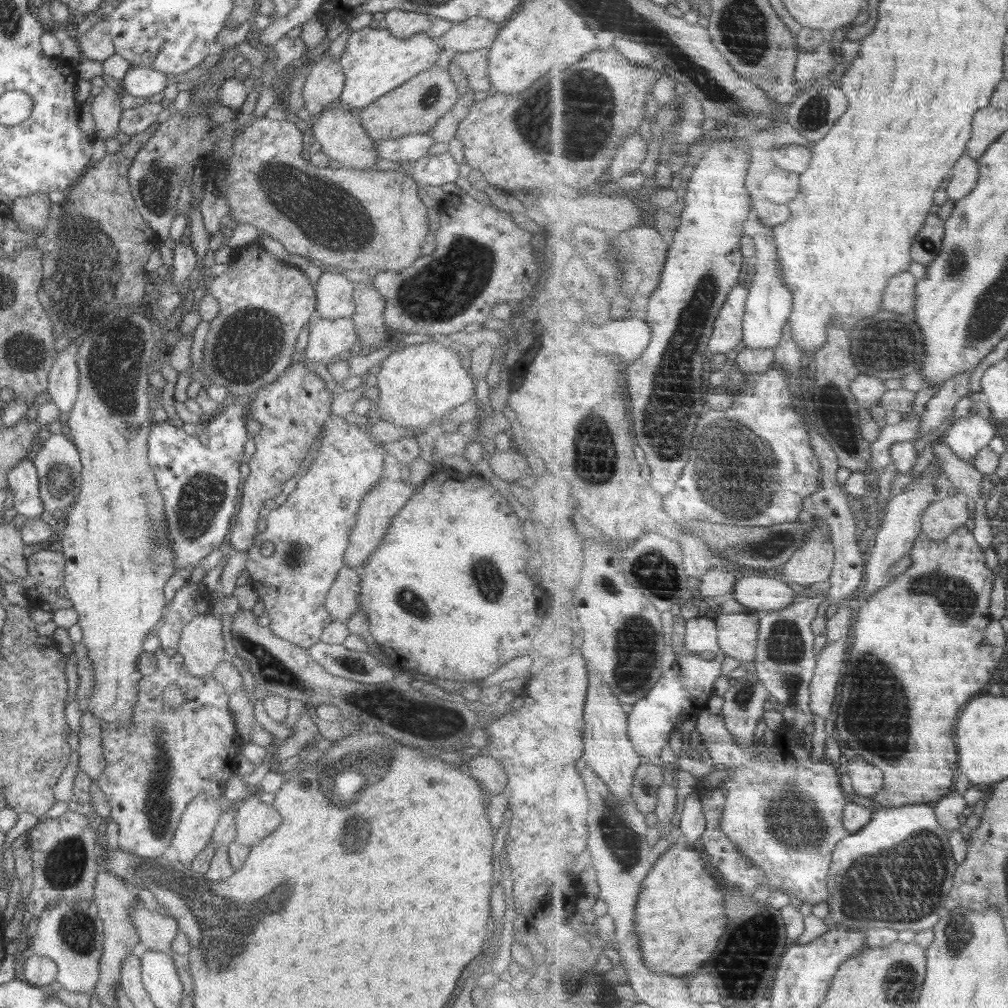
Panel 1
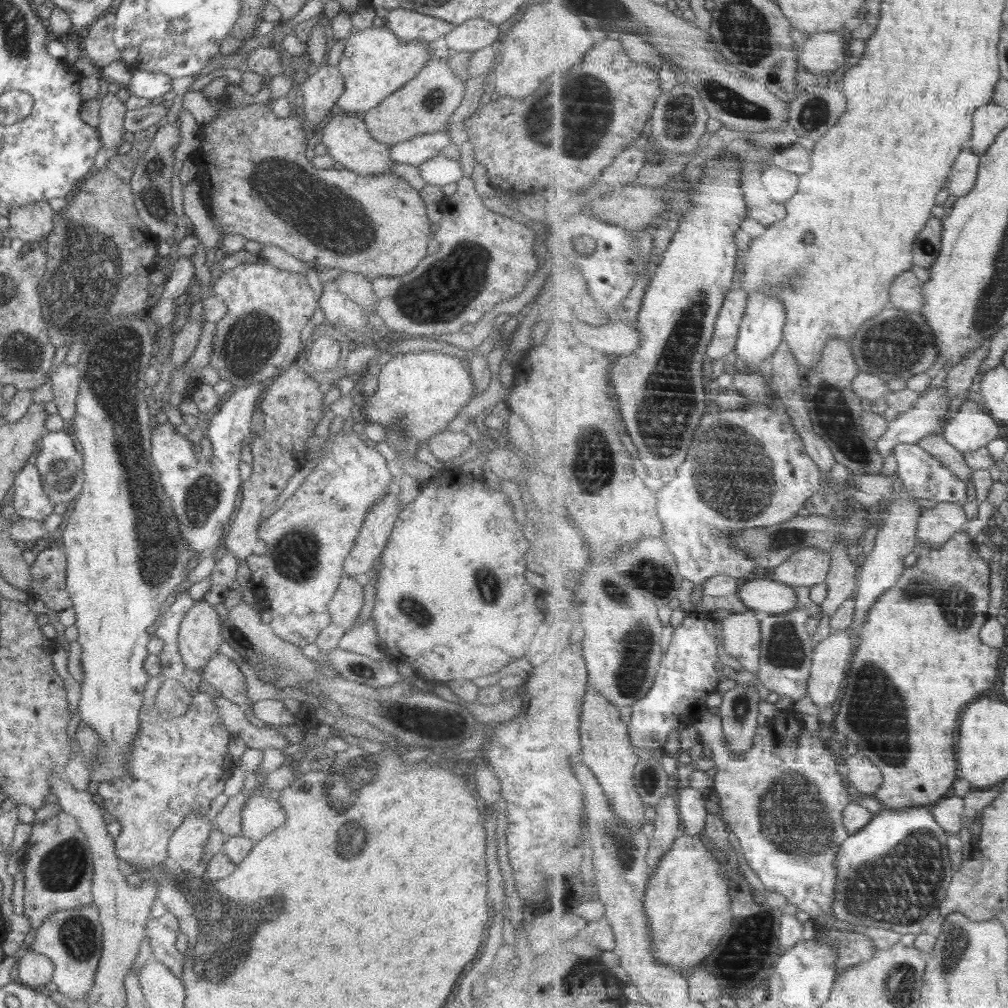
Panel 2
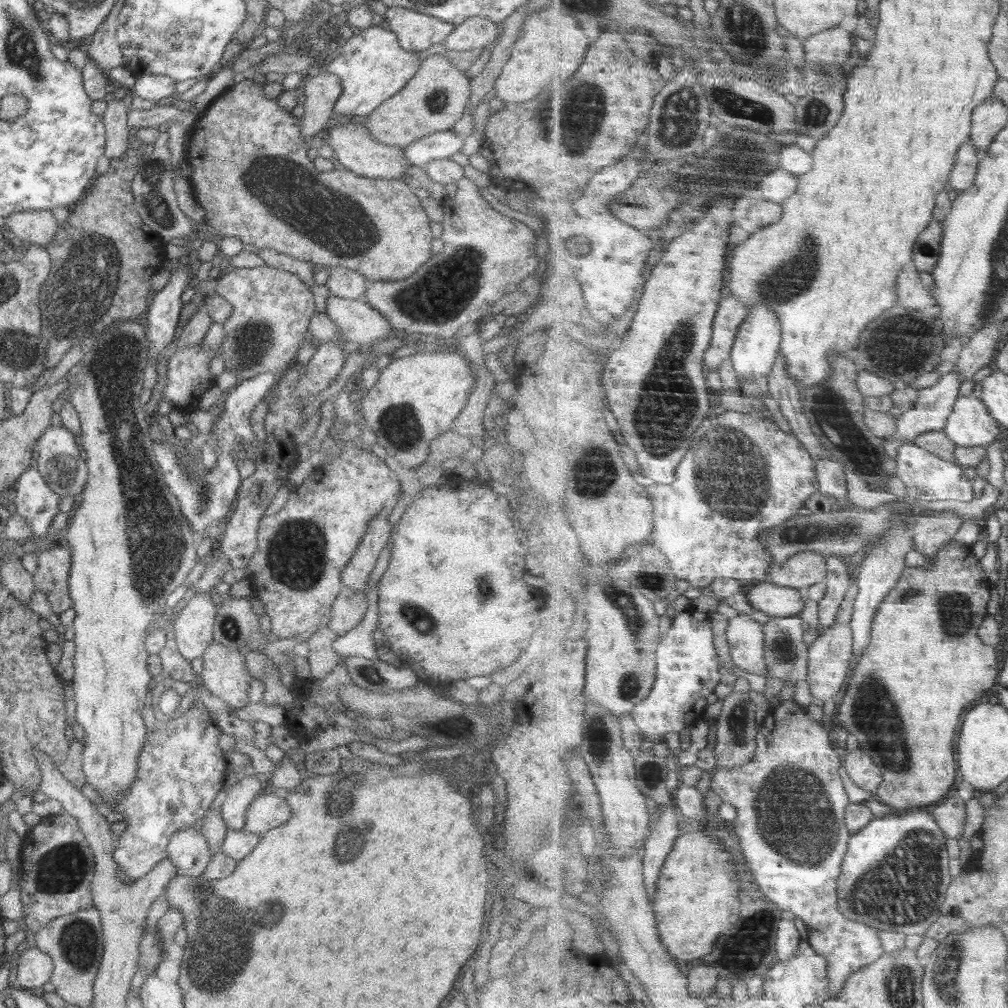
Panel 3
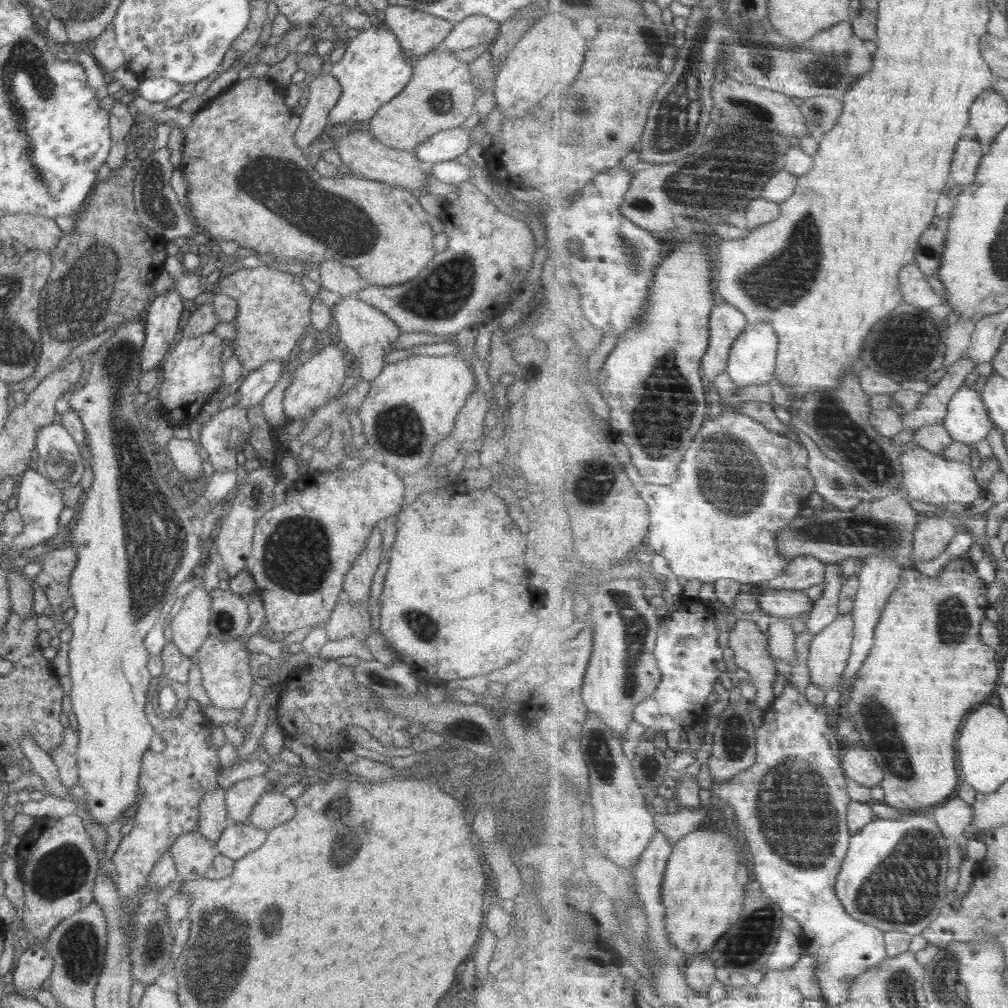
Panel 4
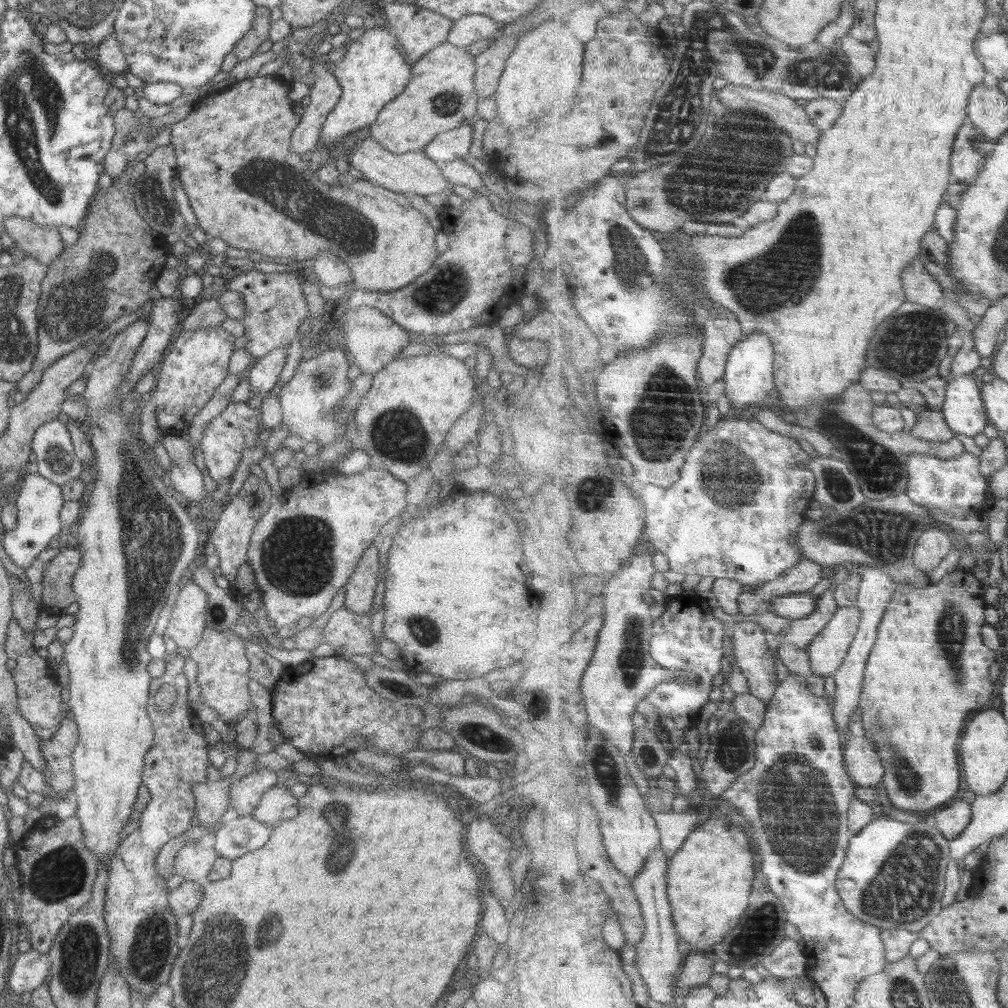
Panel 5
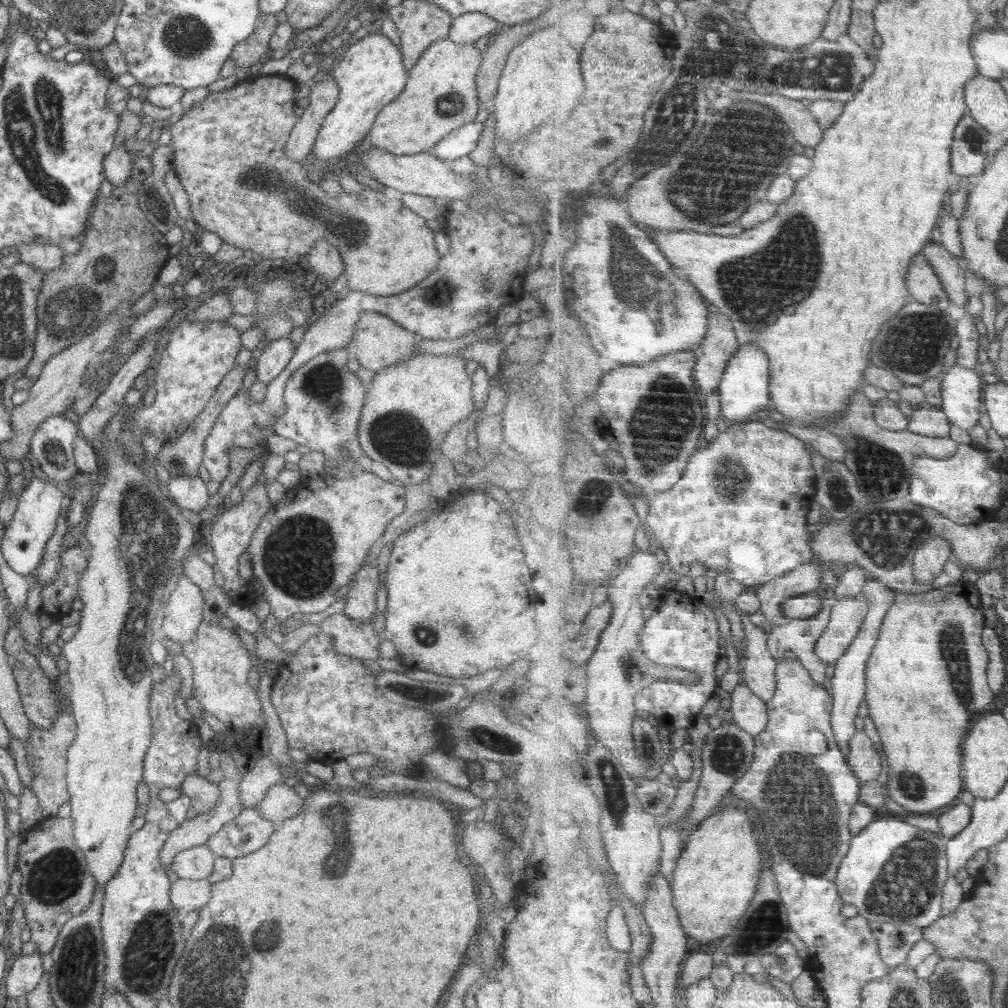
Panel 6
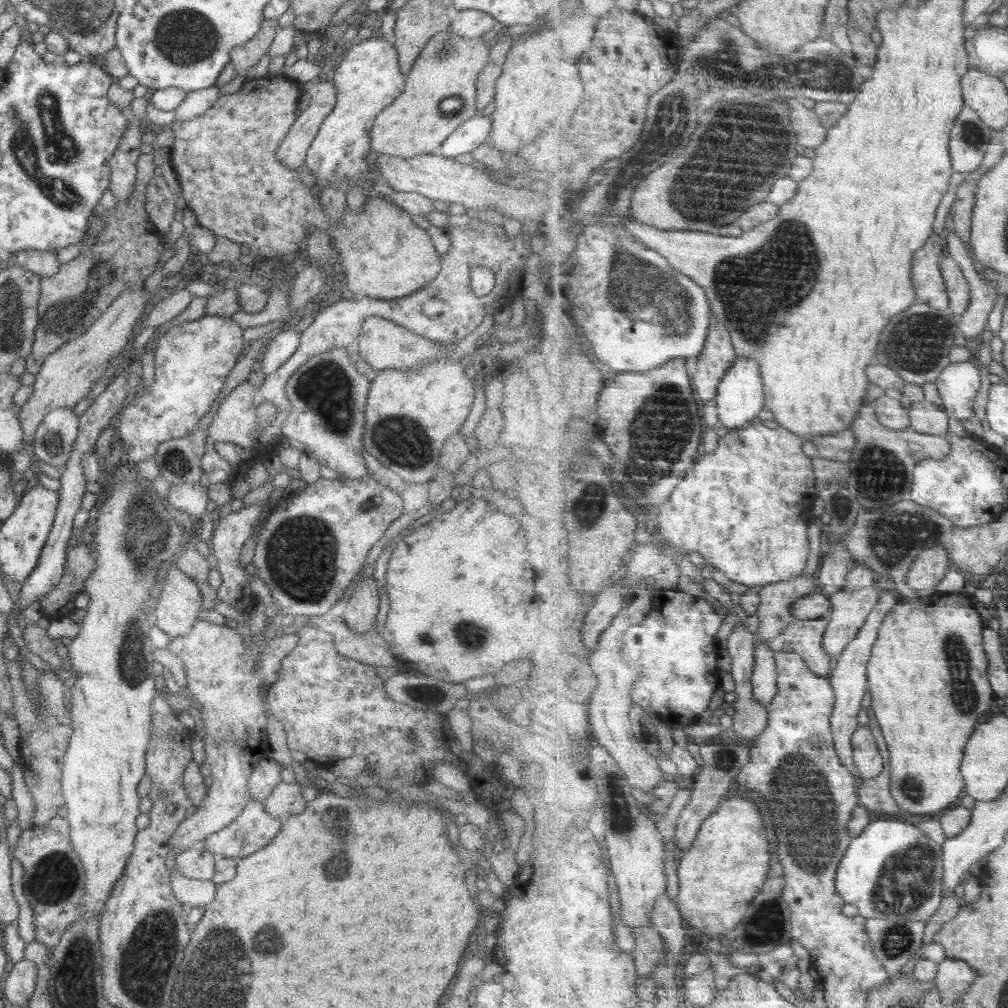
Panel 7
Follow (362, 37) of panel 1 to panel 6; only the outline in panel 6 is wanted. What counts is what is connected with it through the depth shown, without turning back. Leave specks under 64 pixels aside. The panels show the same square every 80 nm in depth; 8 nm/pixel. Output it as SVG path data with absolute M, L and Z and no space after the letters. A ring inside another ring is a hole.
M369 33L365 38L346 44L330 75L340 93L337 104L321 124L312 154L315 155L320 172L332 170L338 174L347 168L342 158L369 134L382 107L393 102L404 91L408 74L399 47L382 33Z

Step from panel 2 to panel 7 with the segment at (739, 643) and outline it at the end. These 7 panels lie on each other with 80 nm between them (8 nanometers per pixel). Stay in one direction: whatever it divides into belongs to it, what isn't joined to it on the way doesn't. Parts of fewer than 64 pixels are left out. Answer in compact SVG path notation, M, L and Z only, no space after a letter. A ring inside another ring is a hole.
M758 641L756 649L756 666L754 669L753 685L755 697L767 707L778 692L778 666L776 665L775 650L764 641Z

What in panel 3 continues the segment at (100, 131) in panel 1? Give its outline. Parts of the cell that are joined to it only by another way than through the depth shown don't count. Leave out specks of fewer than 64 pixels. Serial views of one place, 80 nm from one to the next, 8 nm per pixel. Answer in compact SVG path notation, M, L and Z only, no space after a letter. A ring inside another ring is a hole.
M121 100L108 102L108 107L103 113L105 126L105 155L110 159L124 156L128 147L132 146L130 138L130 126L127 123L127 114L130 108Z

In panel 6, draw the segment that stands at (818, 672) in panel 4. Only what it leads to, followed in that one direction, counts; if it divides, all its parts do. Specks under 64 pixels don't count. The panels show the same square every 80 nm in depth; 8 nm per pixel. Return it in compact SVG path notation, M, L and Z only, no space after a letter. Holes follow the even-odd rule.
M865 594L839 600L834 607L831 623L817 642L816 654L826 663L837 666L857 640L869 616L870 601Z

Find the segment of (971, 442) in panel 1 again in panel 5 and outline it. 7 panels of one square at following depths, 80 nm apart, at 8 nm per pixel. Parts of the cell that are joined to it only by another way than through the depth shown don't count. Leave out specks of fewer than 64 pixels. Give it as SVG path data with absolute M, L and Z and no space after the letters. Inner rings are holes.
M972 373L955 376L955 380L948 383L942 410L950 428L958 435L978 436L990 423L982 382Z

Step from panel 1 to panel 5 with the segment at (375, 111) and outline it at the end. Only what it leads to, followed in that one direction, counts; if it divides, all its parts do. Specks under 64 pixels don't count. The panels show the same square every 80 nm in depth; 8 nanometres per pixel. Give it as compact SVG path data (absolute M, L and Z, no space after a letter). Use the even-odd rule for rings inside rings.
M447 40L435 46L412 64L410 84L397 98L382 107L374 122L369 126L370 137L390 152L405 153L422 150L433 140L434 134L471 124L470 120L477 116L477 100L479 99L474 90L475 70L475 57L470 55L464 46L454 46ZM452 90L462 90L464 96L454 96L450 94ZM442 106L448 106L448 108L442 108ZM434 114L440 114L440 116L448 114L448 116L444 116L446 120L442 118L434 120Z

